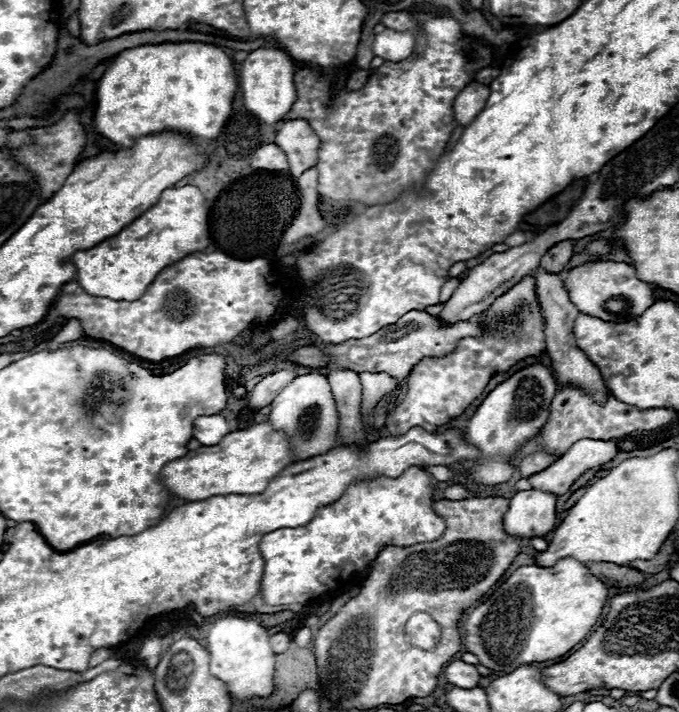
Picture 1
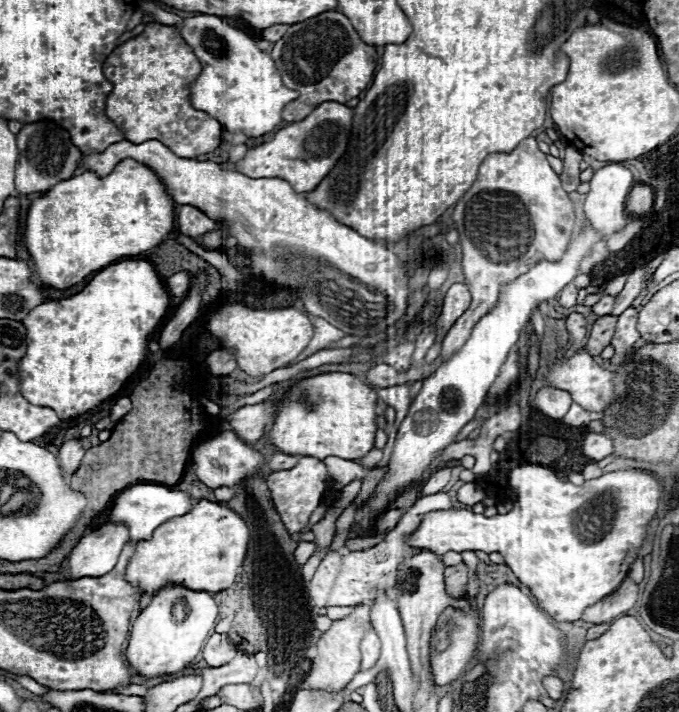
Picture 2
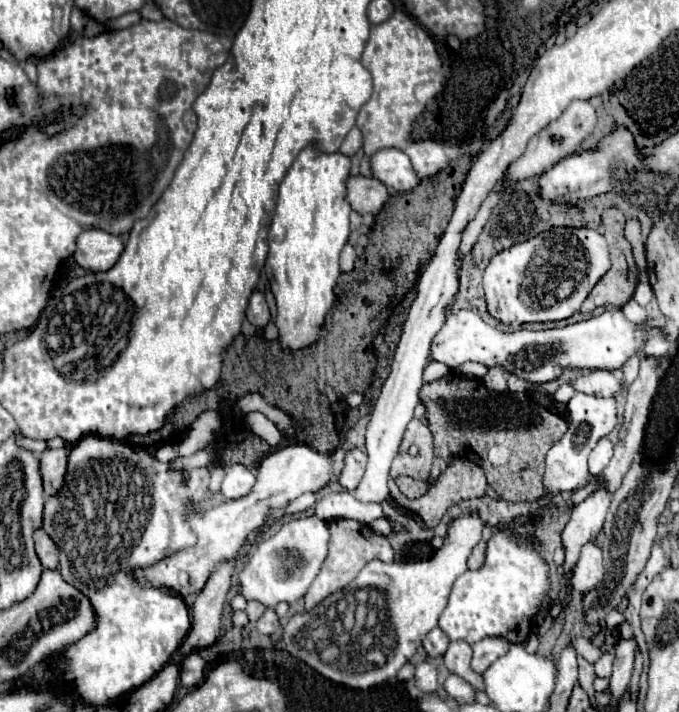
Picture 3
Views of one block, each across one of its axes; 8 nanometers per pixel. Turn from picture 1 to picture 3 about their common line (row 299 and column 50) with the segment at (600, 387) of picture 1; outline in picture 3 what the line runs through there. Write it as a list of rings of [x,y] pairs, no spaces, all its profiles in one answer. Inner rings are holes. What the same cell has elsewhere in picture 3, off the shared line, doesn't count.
[[[38,528],[34,532],[34,542],[36,542],[36,554],[38,554],[42,566],[56,570],[58,568],[58,548],[52,542],[52,538],[42,528]]]

